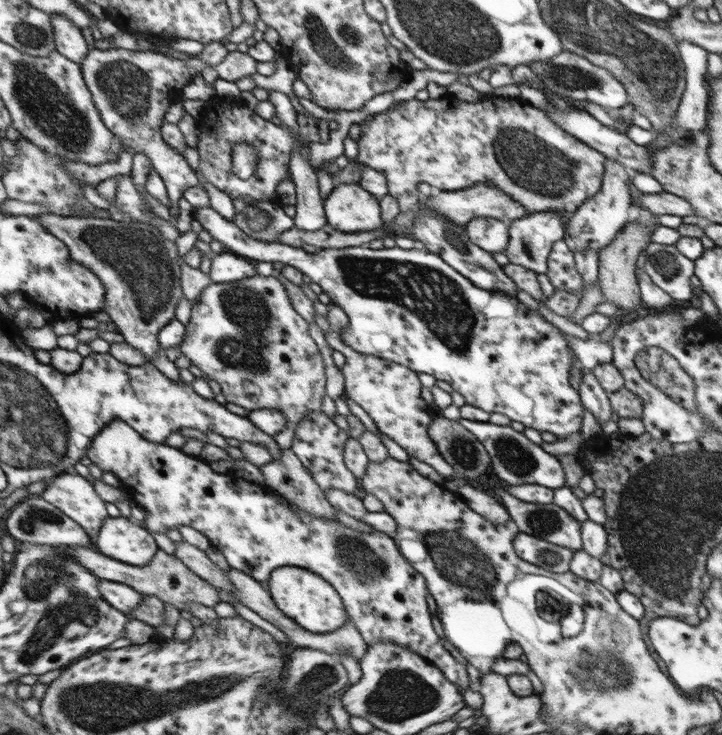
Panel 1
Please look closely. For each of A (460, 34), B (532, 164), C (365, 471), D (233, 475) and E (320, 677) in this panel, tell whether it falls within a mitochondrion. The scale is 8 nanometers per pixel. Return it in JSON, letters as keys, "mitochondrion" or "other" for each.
{"A":"mitochondrion","B":"mitochondrion","C":"other","D":"other","E":"mitochondrion"}

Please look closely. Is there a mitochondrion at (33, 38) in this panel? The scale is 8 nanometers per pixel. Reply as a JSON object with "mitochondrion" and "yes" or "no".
{"mitochondrion":"yes"}

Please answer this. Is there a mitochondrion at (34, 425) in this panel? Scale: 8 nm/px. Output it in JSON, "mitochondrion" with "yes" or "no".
{"mitochondrion":"yes"}

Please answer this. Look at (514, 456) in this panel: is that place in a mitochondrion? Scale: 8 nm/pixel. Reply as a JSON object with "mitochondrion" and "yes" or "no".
{"mitochondrion":"yes"}

